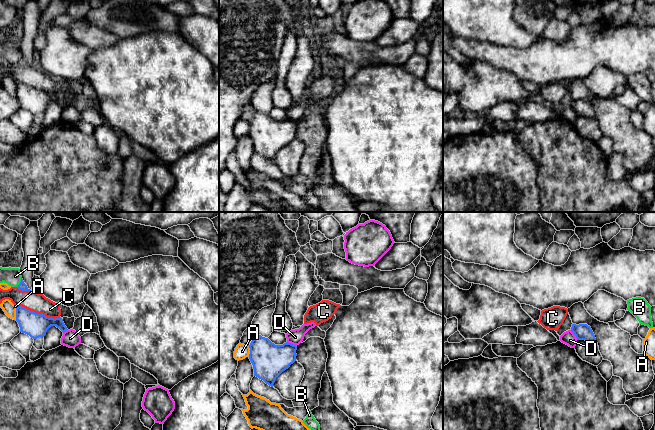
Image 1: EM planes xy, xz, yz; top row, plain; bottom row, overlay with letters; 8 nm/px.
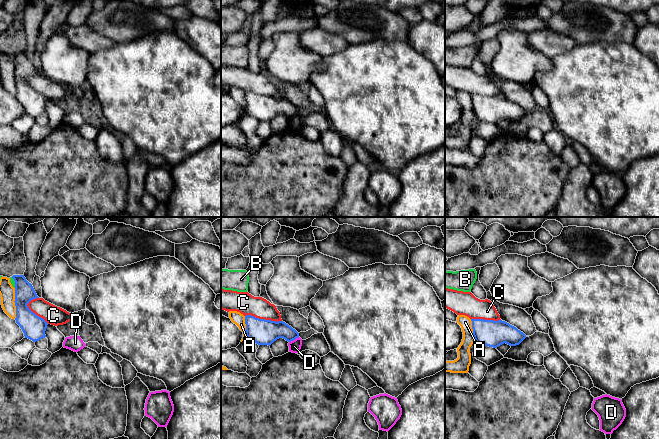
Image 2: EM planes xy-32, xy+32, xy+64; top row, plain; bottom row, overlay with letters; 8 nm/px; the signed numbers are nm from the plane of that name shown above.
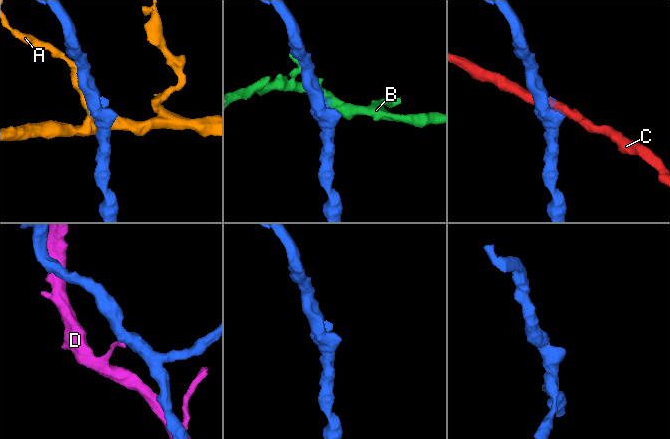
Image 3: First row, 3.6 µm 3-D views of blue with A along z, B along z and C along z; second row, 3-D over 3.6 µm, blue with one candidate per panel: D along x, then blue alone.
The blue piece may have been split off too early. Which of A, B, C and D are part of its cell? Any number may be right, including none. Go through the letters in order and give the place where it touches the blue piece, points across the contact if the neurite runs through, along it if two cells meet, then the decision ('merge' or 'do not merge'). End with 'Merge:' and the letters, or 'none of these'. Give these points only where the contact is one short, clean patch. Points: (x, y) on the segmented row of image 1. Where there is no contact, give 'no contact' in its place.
A: meets blue in xy at (16, 313); do not merge
B: meets blue in xy at (21, 281); do not merge
C: meets blue in xy at (37, 313); border along xy (16, 306), (22, 306), (49, 317), (59, 317); do not merge
D: meets blue in xz at (292, 344); border along xz (287, 341), (296, 346); do not merge
Merge: none of these

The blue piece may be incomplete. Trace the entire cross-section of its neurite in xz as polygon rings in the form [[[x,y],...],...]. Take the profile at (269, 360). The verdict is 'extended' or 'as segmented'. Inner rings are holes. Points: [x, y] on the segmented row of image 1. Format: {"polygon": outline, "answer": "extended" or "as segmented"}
{"polygon": [[[254,332],[249,348],[249,359],[253,365],[254,376],[271,387],[276,378],[296,361],[296,345],[288,342],[275,345],[256,332]]], "answer": "as segmented"}

